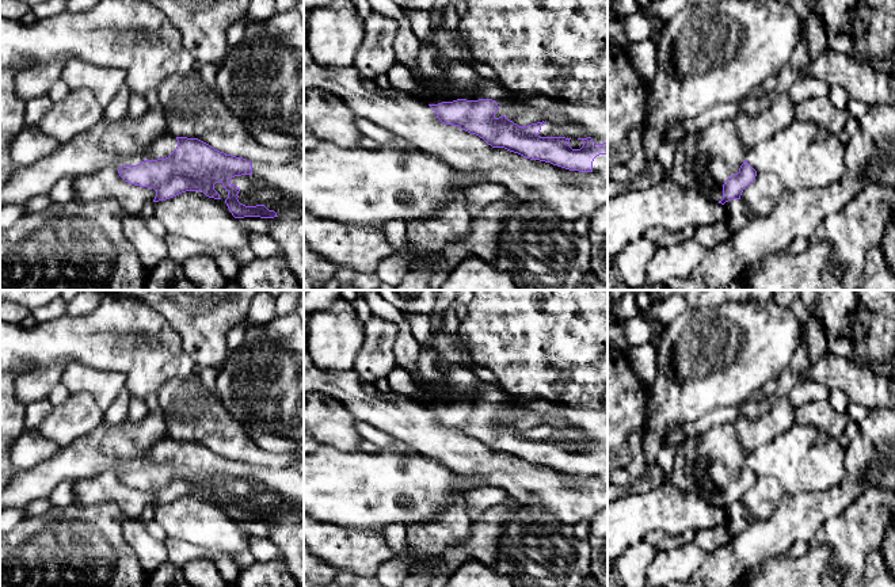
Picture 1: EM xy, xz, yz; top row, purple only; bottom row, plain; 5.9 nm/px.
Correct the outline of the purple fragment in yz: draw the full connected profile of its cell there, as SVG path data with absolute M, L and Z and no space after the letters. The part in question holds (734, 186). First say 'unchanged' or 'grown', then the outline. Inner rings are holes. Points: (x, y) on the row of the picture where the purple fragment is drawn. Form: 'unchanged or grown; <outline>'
grown; M734 121L715 122L700 133L688 133L678 142L670 179L712 202L724 205L728 201L740 199L743 190L755 180L757 171L747 163L746 155L747 149L739 140Z

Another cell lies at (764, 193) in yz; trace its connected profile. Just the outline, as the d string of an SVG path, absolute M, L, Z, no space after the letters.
M759 172L755 180L743 190L740 199L757 216L766 216L774 209L784 191L784 184L774 174Z

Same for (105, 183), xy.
M106 167L94 174L72 178L75 199L80 202L92 202L114 198L119 202L125 213L140 216L142 207L155 199L156 191L125 182L119 176L118 169L117 167Z

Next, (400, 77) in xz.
M396 64L388 73L386 73L391 87L404 91L407 94L420 94L420 87L415 81L414 75L411 73L410 68L401 64Z

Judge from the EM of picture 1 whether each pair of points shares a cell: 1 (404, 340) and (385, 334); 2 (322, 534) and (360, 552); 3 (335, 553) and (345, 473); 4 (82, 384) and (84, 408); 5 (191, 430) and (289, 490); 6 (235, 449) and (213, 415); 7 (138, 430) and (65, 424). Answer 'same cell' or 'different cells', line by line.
1: different cells
2: same cell
3: different cells
4: different cells
5: different cells
6: same cell
7: different cells

